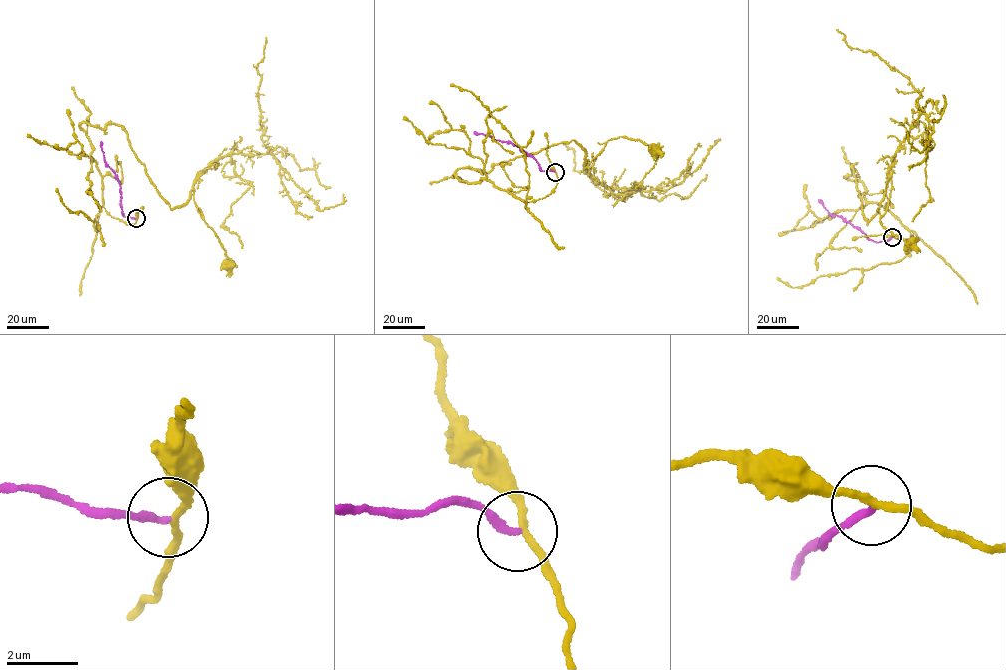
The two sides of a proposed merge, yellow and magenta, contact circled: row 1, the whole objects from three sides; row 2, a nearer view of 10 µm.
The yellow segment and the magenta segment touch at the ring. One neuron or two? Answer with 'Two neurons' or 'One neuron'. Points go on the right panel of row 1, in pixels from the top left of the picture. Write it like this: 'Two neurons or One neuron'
Two neurons

